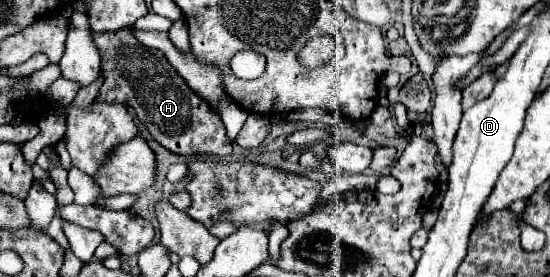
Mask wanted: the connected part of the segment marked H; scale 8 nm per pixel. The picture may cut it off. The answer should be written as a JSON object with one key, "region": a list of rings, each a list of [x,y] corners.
{"region":[[[132,29],[118,31],[92,31],[94,45],[102,57],[102,71],[106,73],[106,103],[122,103],[134,109],[134,115],[146,125],[150,135],[178,155],[230,155],[232,143],[228,141],[220,115],[194,93],[178,71],[168,65],[162,51],[144,47],[132,35]]]}

